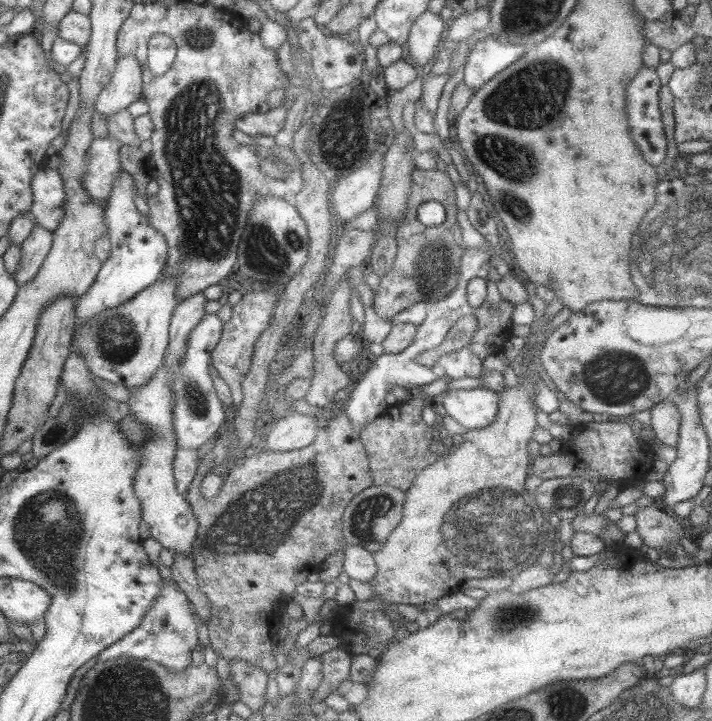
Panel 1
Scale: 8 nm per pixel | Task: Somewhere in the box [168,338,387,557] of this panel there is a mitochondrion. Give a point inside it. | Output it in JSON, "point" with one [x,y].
{"point":[196,400]}

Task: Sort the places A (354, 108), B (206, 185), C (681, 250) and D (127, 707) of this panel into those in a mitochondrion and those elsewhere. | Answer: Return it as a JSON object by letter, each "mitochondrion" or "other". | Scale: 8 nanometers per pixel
{"A":"other","B":"mitochondrion","C":"mitochondrion","D":"mitochondrion"}

